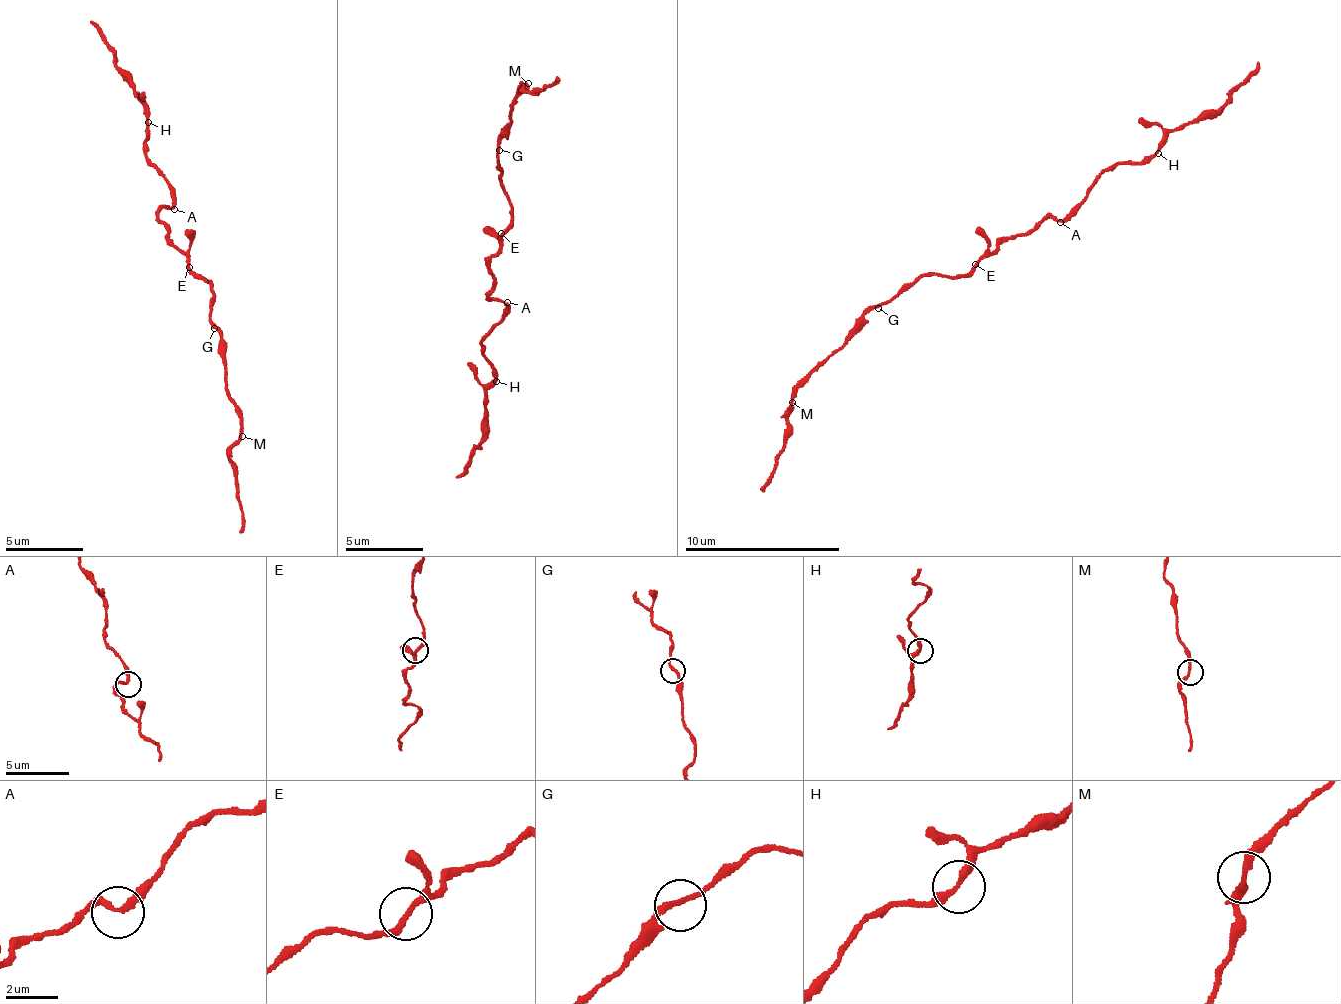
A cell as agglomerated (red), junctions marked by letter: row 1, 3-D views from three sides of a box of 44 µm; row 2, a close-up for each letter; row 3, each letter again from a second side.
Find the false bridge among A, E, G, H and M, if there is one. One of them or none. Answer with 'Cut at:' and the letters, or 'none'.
Cut at: none

